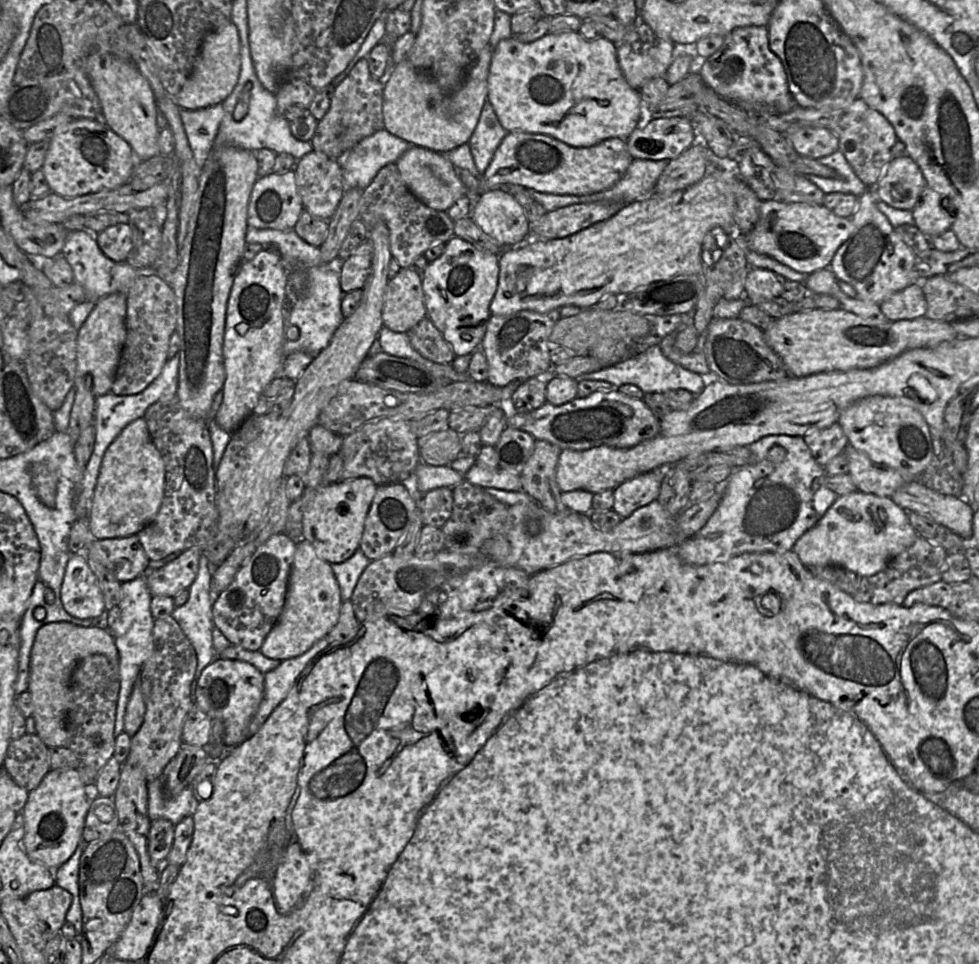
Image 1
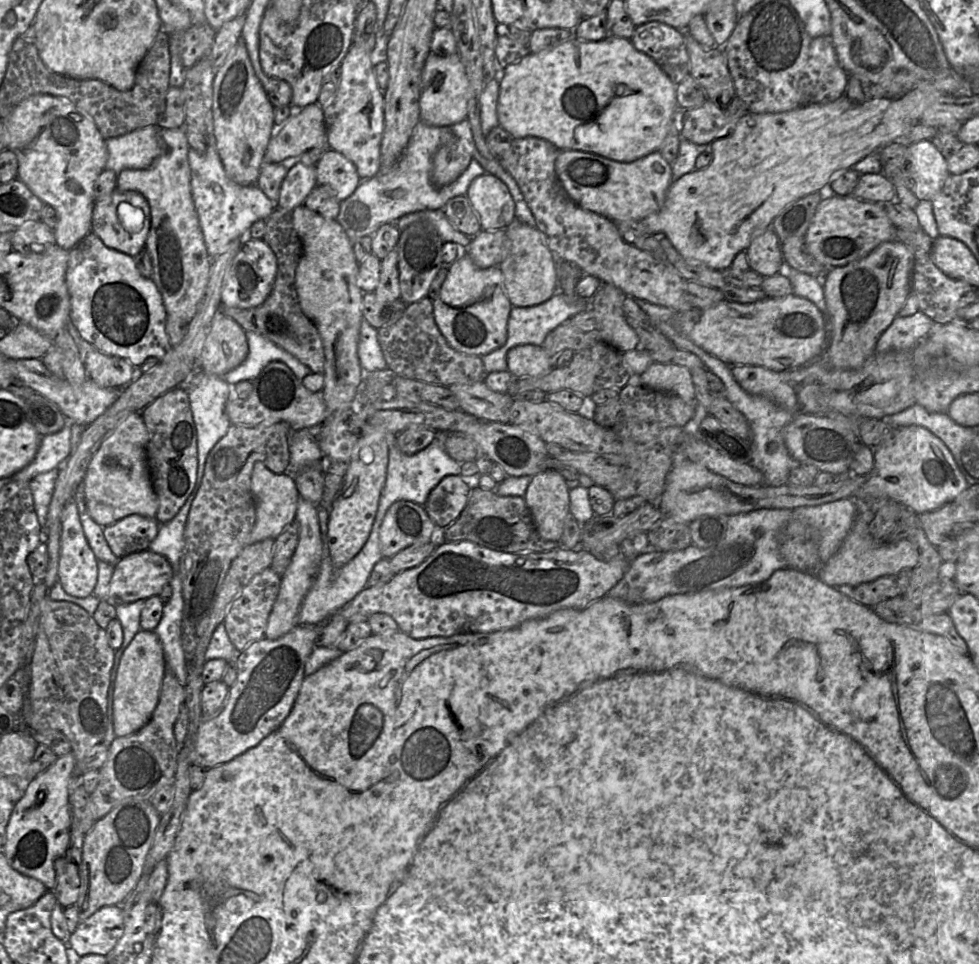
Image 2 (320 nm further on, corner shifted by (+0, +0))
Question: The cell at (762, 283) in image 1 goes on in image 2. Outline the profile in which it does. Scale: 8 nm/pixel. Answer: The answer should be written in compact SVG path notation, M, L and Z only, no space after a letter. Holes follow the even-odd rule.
M772 227L759 234L746 250L750 268L763 277L779 273L783 263L780 240Z

